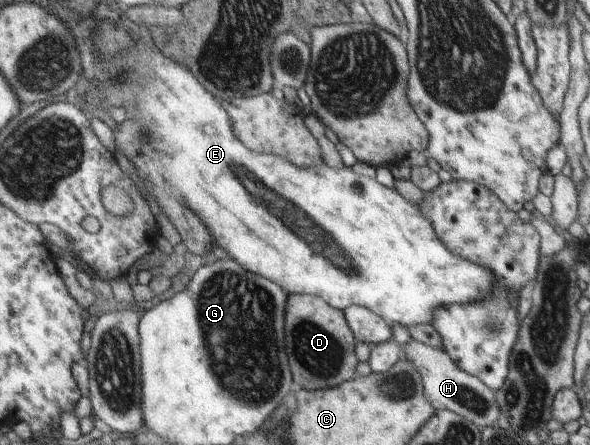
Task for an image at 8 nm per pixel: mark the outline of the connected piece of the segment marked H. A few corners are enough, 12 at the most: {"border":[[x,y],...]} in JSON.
{"border":[[413,338],[405,360],[424,396],[478,428],[496,424],[495,391],[441,348]]}

